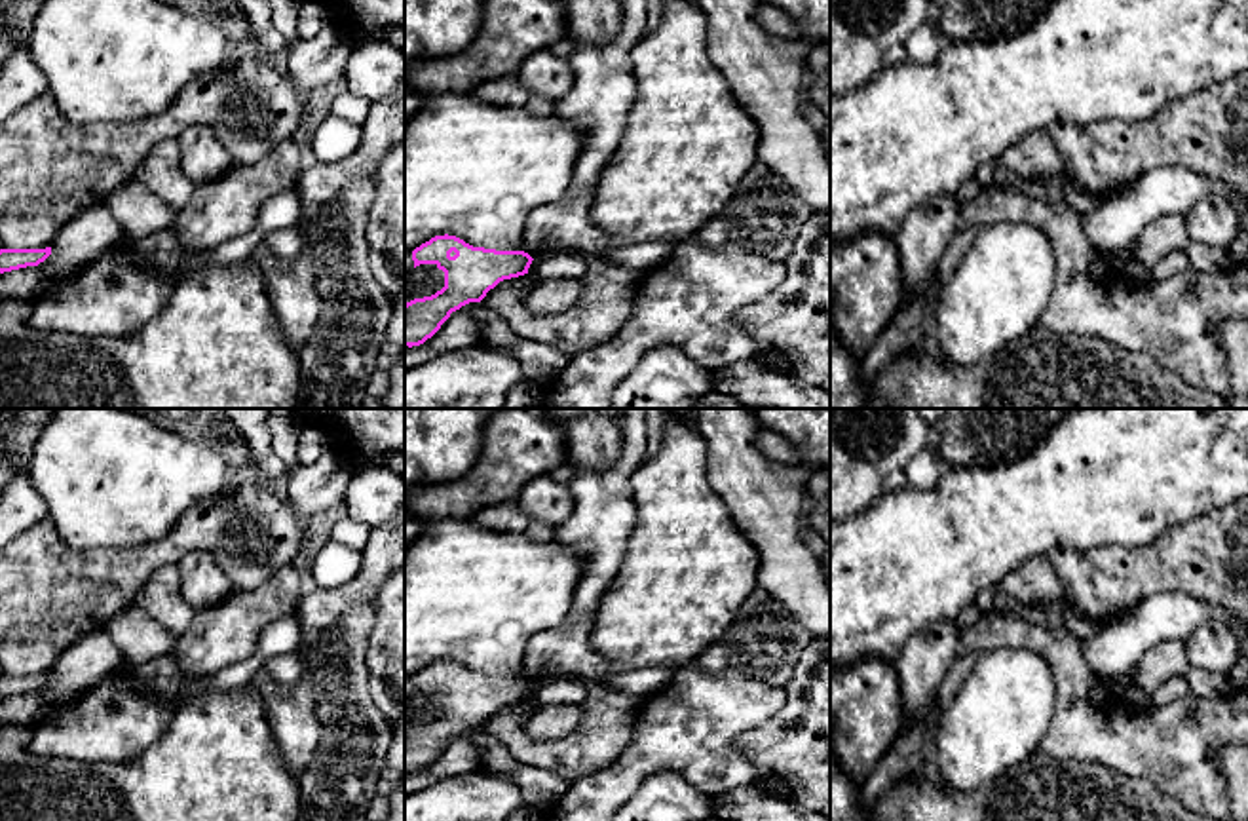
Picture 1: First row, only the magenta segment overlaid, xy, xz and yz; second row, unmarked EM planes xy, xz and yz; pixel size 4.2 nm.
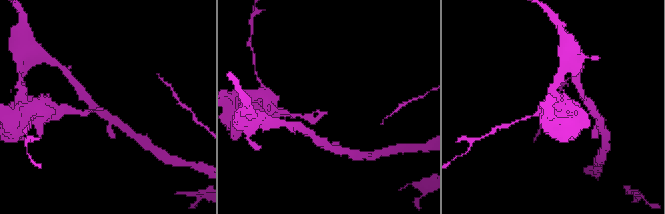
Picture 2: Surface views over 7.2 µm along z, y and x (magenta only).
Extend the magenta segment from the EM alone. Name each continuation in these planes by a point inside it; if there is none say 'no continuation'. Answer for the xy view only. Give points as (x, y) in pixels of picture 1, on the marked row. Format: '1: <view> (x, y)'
no continuation

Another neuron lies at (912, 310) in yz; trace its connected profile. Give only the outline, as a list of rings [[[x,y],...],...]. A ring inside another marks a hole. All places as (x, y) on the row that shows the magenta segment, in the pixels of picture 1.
[[[936,272],[917,285],[900,304],[893,321],[881,331],[874,346],[859,359],[859,372],[872,380],[897,355],[912,352],[923,342],[923,317],[929,304],[929,291],[936,281]]]

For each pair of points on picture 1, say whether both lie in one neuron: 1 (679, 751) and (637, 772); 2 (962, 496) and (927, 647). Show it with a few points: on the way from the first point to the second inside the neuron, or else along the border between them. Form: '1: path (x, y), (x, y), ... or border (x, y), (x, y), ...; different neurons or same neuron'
1: path (669, 751), (658, 751), (646, 763); same neuron
2: border (952, 622), (935, 622), (916, 633), (897, 656); different neurons

